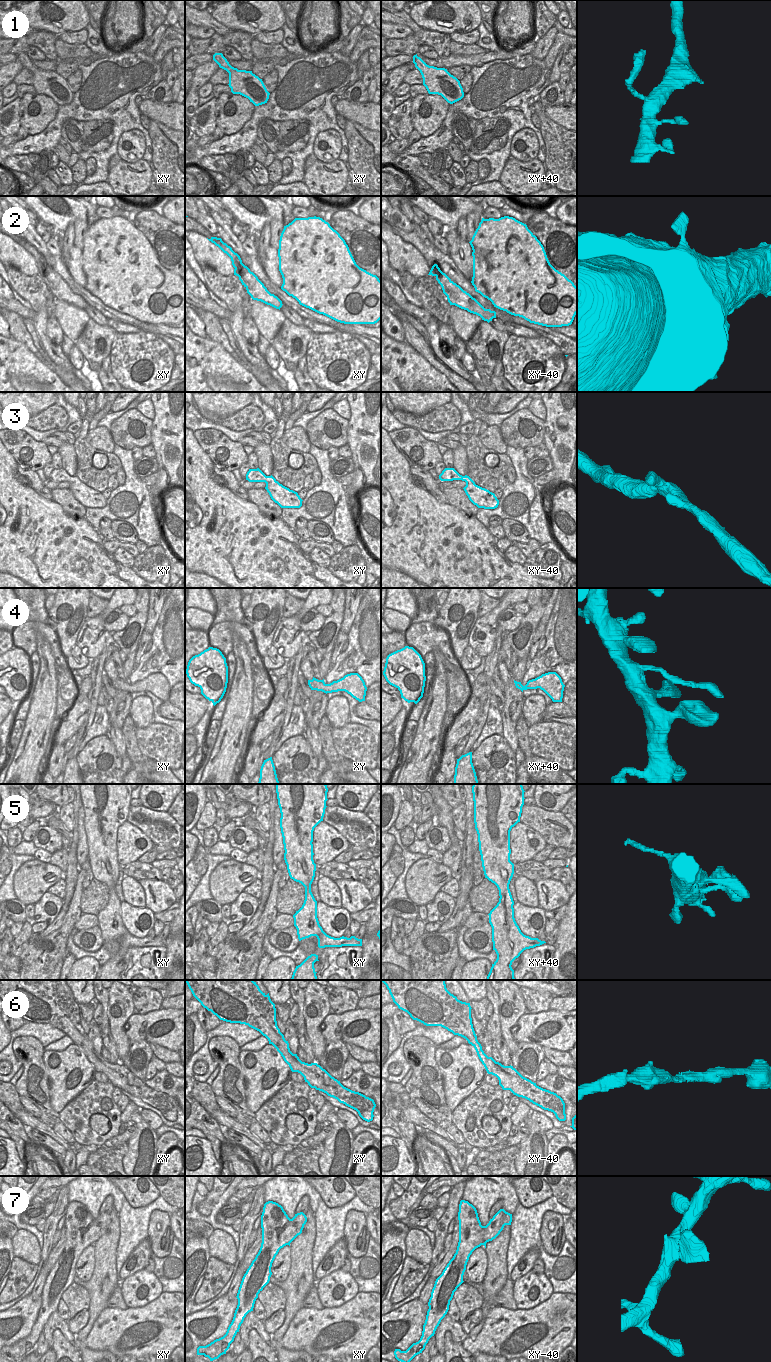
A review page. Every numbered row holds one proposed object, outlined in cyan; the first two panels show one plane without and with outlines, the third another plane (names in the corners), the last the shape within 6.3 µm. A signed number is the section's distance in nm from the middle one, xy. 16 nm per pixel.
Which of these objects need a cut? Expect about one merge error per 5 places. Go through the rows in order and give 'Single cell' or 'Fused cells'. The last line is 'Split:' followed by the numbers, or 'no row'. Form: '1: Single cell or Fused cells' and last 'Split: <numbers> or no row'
1: Single cell
2: Fused cells
3: Single cell
4: Single cell
5: Single cell
6: Single cell
7: Single cell
Split: 2

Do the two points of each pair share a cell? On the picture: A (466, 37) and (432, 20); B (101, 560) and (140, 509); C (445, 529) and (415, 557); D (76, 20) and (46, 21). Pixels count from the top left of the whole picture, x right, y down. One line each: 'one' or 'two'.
A: two
B: two
C: one
D: one

